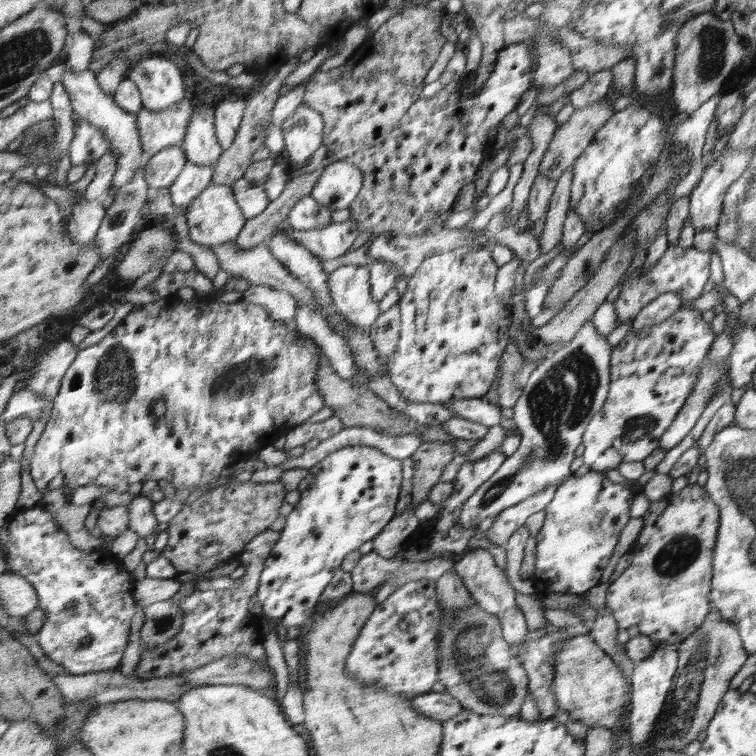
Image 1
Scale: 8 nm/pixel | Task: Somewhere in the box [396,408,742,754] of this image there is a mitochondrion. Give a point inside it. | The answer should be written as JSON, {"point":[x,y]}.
{"point":[681,719]}

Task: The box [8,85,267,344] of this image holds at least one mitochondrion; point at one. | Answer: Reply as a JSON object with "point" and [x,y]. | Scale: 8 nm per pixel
{"point":[38,139]}

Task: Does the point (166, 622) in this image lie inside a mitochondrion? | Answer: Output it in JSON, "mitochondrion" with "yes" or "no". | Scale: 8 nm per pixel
{"mitochondrion":"yes"}

